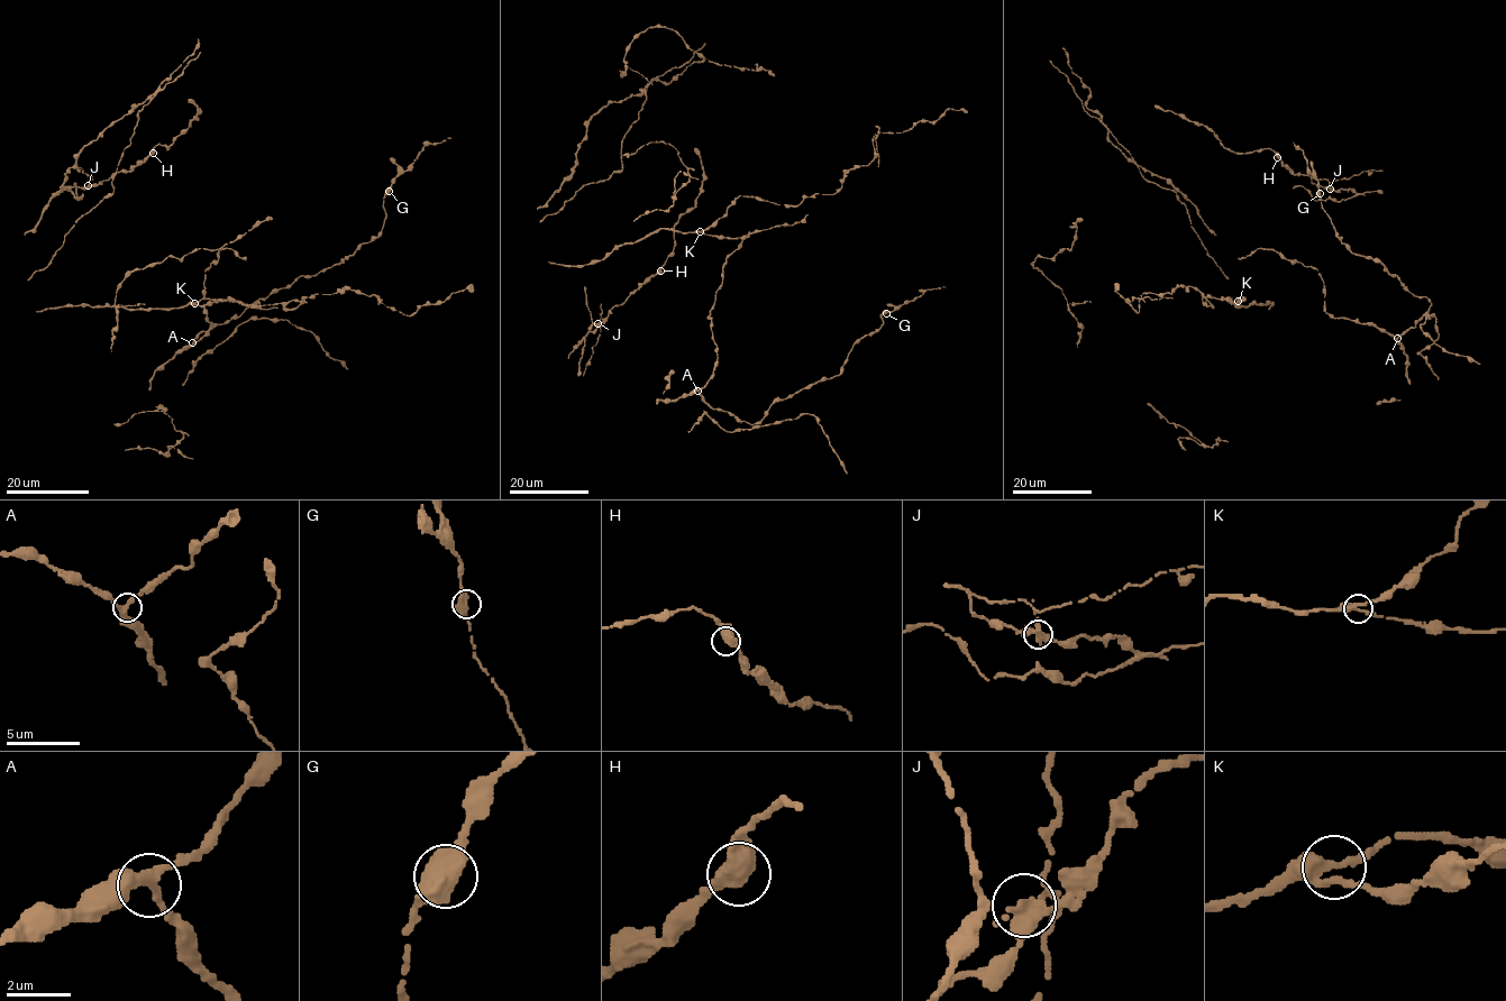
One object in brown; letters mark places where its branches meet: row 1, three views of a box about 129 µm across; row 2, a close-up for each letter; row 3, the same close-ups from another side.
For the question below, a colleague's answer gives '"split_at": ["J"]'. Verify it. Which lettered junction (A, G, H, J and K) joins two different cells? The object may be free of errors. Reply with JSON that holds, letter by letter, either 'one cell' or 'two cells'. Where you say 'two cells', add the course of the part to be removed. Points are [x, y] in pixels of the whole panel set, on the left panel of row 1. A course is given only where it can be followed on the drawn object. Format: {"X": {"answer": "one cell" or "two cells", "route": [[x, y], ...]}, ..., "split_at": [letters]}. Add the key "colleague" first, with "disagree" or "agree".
{"colleague": "agree", "A": {"answer": "one cell"}, "G": {"answer": "one cell"}, "H": {"answer": "one cell"}, "J": {"answer": "two cells", "route": [[88, 185], [90, 176], [73, 166]]}, "K": {"answer": "one cell"}, "split_at": ["J"]}

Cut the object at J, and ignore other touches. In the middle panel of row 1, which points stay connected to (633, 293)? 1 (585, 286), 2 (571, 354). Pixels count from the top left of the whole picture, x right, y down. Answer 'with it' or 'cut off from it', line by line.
1: cut off from it
2: with it

